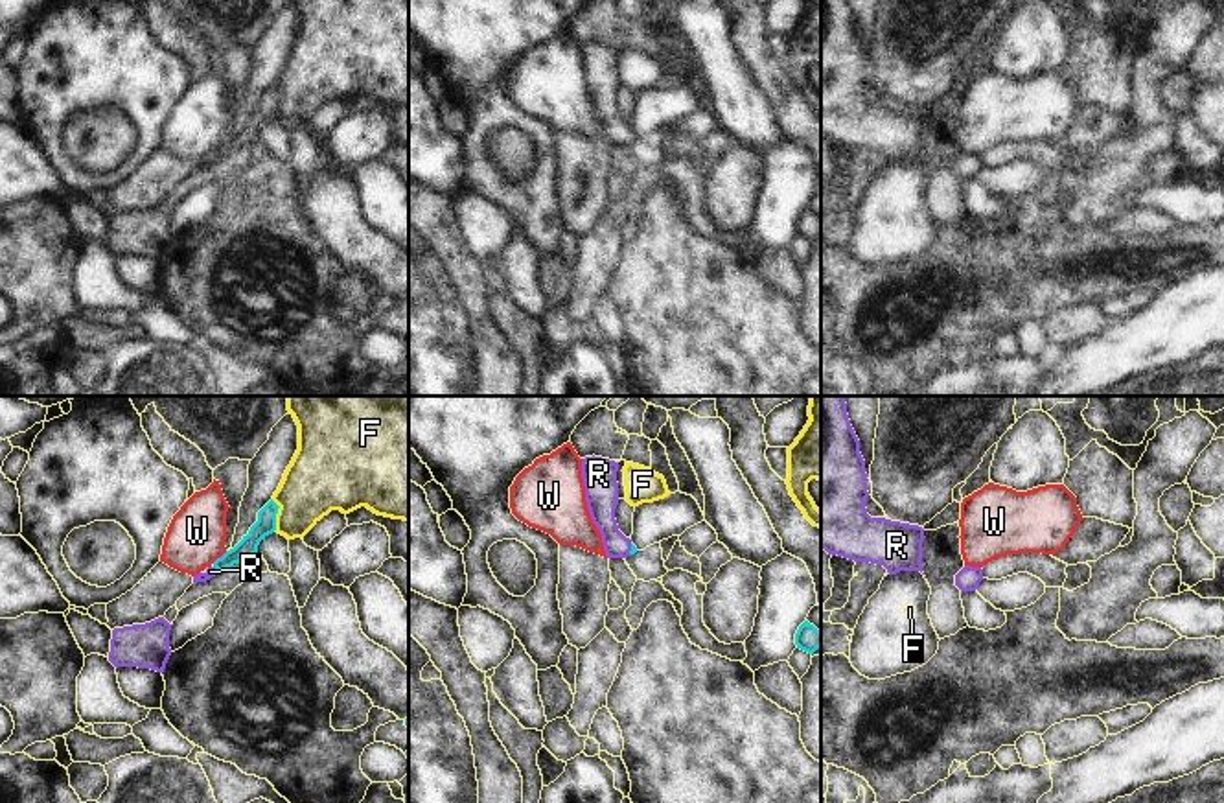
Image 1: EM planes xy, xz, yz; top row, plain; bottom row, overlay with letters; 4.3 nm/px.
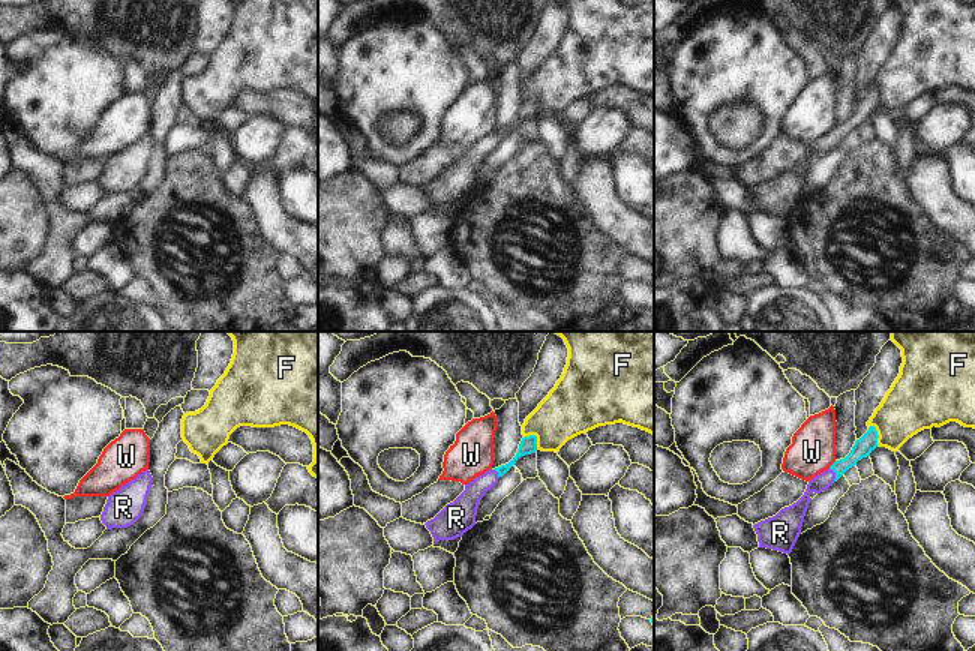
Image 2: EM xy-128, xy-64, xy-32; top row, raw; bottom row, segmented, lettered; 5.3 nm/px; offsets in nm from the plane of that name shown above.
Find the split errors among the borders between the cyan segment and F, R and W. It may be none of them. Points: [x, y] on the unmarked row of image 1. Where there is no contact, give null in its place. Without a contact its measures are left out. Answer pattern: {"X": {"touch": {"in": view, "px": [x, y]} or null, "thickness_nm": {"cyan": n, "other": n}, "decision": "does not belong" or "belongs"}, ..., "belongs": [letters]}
{"F": {"touch": {"in": "xy", "px": [277, 100]}, "thickness_nm": {"cyan": 90, "other": 300}, "decision": "does not belong"}, "R": {"touch": {"in": "xy", "px": [216, 157]}, "thickness_nm": {"cyan": 80, "other": 50}, "decision": "belongs"}, "W": {"touch": {"in": "xy", "px": [221, 144]}, "thickness_nm": {"cyan": 90, "other": 260}, "decision": "does not belong"}, "belongs": ["R"]}

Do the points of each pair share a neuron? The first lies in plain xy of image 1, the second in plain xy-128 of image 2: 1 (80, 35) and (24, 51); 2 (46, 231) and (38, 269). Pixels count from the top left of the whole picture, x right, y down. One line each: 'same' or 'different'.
1: same
2: different

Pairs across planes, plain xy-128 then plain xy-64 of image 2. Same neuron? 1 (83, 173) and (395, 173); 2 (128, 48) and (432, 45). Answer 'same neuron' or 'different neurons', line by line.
1: different neurons
2: different neurons

